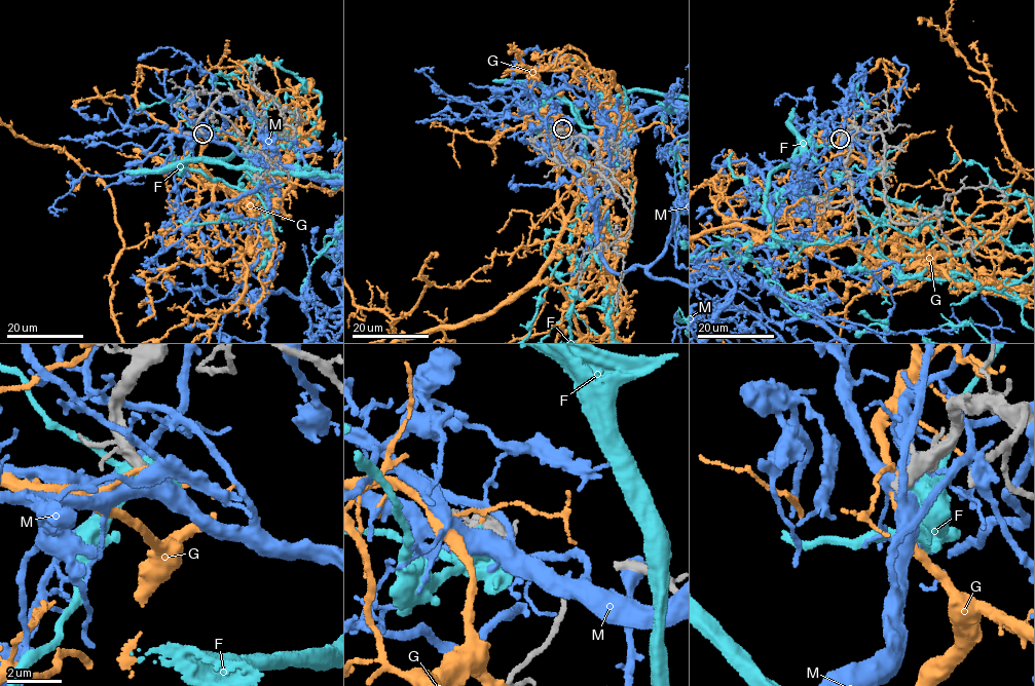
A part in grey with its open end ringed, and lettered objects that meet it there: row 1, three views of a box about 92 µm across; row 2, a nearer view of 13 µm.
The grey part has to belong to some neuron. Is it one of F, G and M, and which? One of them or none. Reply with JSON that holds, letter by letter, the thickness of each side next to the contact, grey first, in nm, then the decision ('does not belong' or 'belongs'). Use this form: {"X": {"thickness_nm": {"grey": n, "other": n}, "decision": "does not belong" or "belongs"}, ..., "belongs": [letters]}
{"F": {"thickness_nm": {"grey": 420, "other": 380}, "decision": "does not belong"}, "G": {"thickness_nm": {"grey": 400, "other": 130}, "decision": "does not belong"}, "M": {"thickness_nm": {"grey": 400, "other": 400}, "decision": "does not belong"}, "belongs": []}

